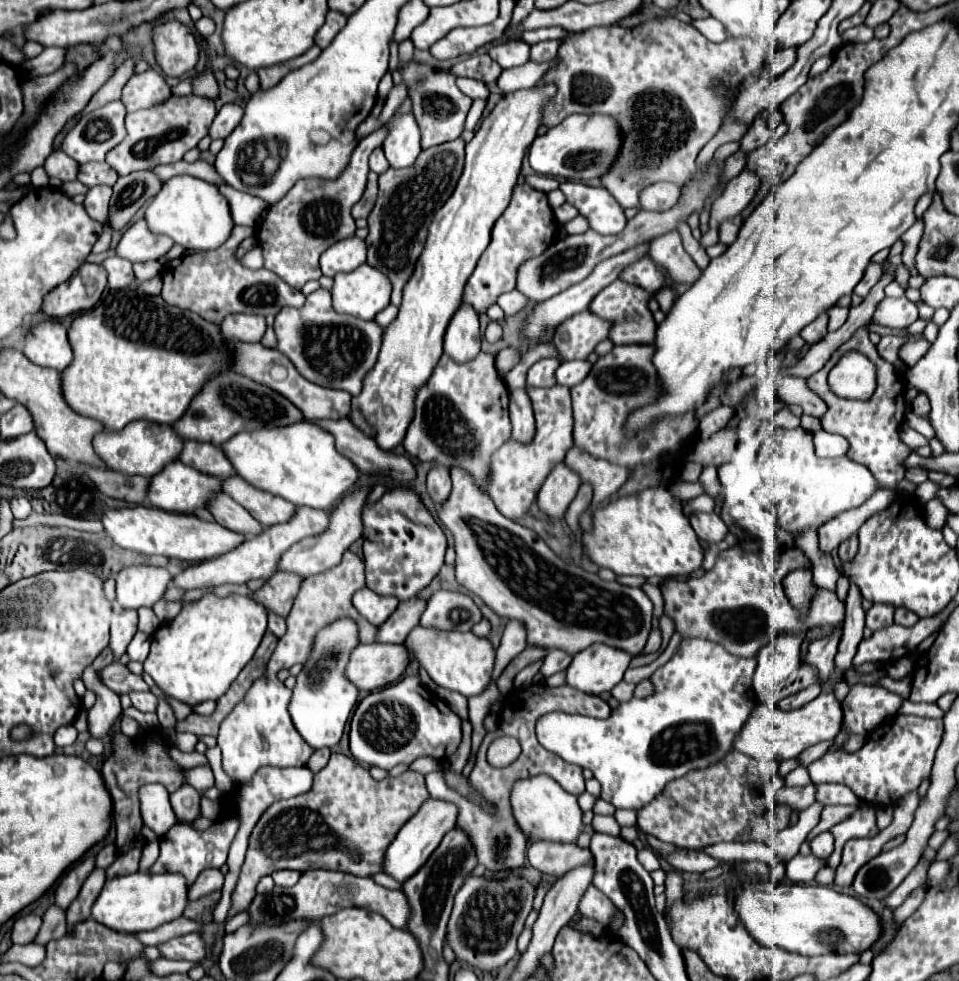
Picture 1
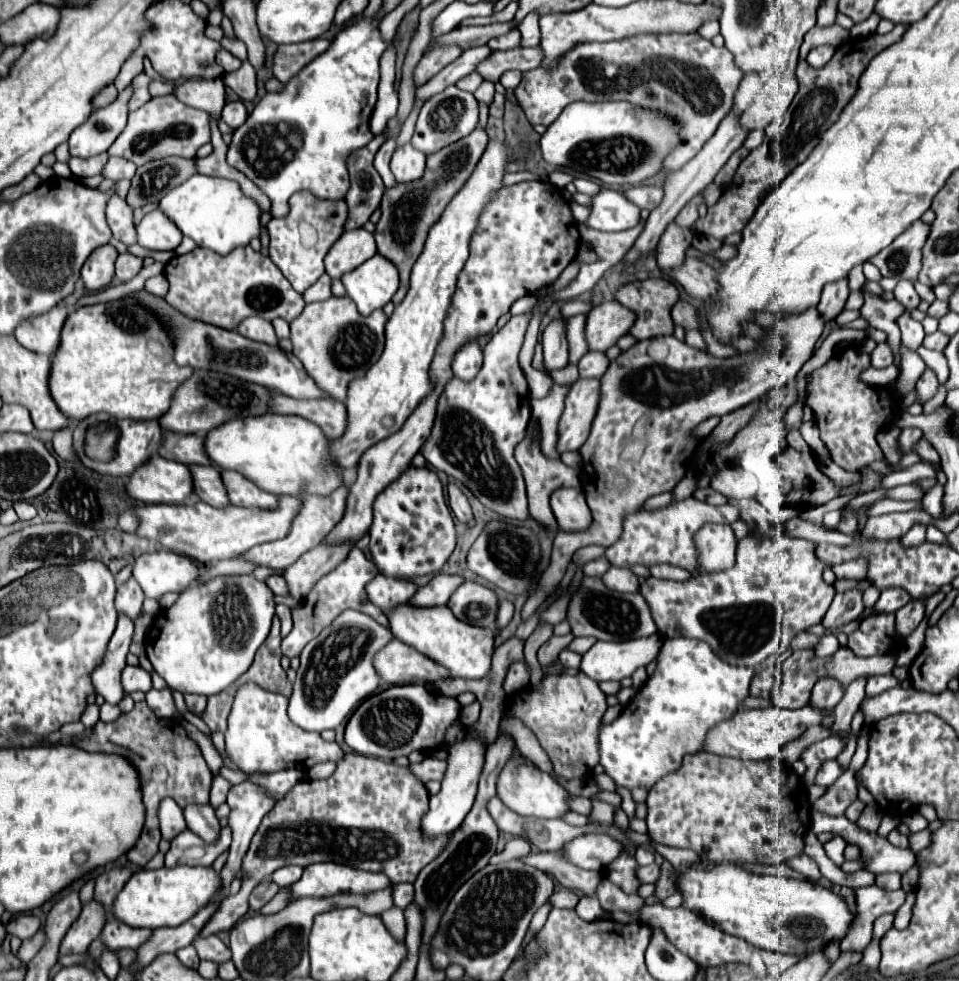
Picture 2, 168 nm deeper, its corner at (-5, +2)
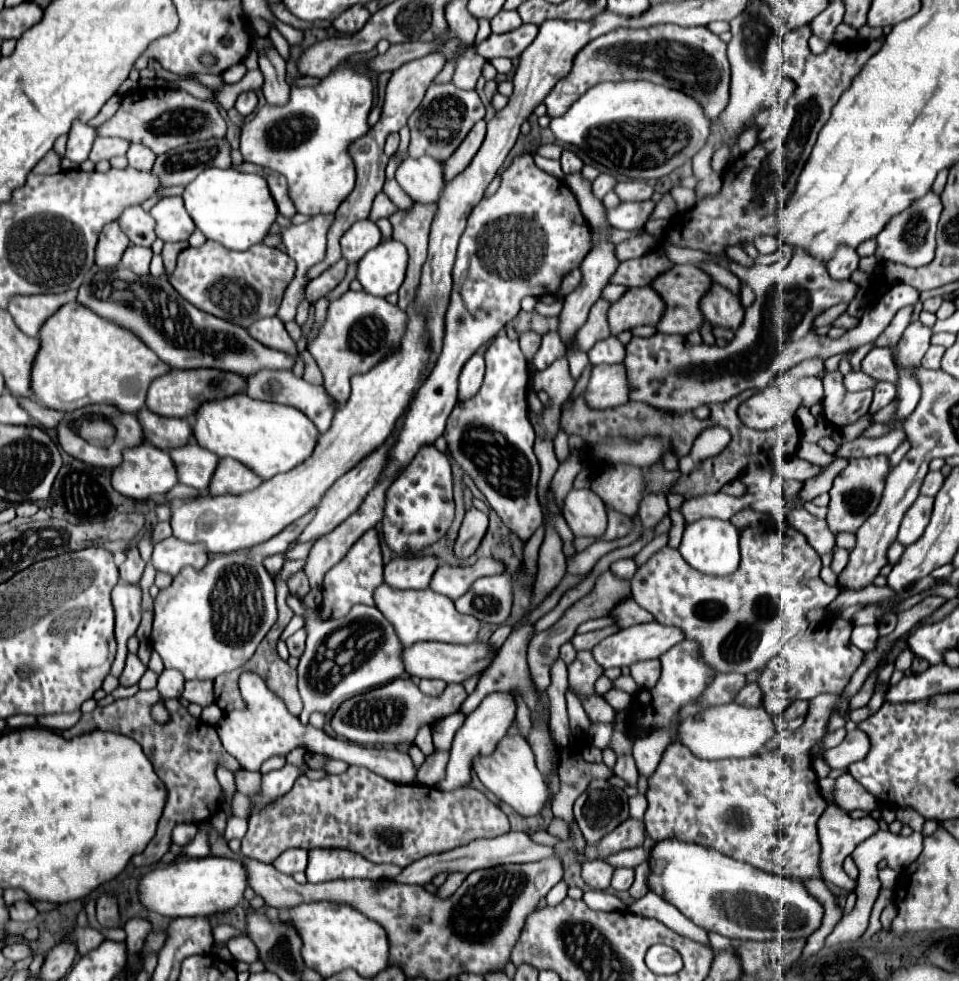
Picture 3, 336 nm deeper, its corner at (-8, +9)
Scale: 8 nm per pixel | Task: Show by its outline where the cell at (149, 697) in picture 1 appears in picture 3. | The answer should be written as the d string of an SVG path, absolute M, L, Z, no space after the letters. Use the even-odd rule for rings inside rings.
M163 670L163 674L159 676L159 682L157 682L157 690L161 694L161 700L179 698L183 694L183 684L185 684L185 678L181 672Z

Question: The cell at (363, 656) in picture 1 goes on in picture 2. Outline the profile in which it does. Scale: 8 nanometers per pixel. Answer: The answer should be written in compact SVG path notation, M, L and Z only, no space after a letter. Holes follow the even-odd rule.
M392 639L382 651L374 657L374 667L380 679L388 685L404 685L404 683L428 683L438 681L438 677L450 679L450 673L442 669L430 657L418 653L414 647L404 645L398 639Z

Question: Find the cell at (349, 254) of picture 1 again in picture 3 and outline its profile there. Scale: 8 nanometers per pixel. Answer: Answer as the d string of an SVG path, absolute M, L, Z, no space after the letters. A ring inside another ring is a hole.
M371 220L355 222L341 238L341 254L349 264L359 262L369 250L381 242L381 232Z

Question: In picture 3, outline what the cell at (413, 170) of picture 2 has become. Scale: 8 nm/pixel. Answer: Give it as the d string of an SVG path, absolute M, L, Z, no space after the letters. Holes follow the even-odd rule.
M407 156L399 164L395 180L415 202L437 202L443 190L441 164L431 156Z

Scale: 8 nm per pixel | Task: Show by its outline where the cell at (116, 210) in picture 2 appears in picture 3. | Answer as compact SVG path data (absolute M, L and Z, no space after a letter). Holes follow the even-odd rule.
M129 206L119 216L119 226L127 238L137 246L151 246L155 242L155 222L141 206Z

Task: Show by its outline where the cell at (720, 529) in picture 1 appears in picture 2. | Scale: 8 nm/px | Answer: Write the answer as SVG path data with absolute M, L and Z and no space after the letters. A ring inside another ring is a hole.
M704 525L694 535L694 545L698 545L698 569L692 575L726 571L736 561L736 537L730 525Z

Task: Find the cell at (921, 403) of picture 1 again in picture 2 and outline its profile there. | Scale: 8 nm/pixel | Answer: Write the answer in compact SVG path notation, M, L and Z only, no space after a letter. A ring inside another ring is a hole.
M924 369L924 373L920 375L918 383L916 383L916 391L918 391L918 397L922 403L926 403L928 399L932 399L938 391L938 379L936 379L936 373L932 369Z

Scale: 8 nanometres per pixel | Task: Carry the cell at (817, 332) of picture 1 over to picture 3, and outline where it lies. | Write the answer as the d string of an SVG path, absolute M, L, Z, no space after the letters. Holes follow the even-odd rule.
M837 250L833 262L829 262L827 272L833 280L851 280L851 274L857 270L859 256L855 250Z

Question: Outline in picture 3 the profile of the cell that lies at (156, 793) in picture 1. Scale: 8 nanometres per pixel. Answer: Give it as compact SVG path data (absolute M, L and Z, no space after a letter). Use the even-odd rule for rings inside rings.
M181 822L173 828L173 842L177 846L185 846L185 842L191 842L197 834L197 826L193 822Z

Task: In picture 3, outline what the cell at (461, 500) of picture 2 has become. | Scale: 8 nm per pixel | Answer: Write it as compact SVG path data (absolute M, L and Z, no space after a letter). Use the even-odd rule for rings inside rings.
M469 508L455 542L455 554L459 558L469 558L477 550L485 532L487 532L487 516L477 508Z

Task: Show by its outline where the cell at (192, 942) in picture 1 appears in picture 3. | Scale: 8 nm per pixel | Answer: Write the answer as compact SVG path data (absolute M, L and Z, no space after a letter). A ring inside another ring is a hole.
M233 936L225 942L225 946L229 948L229 952L233 954L235 960L241 960L241 962L255 962L257 960L257 950L253 946L253 942L249 942L247 936Z

